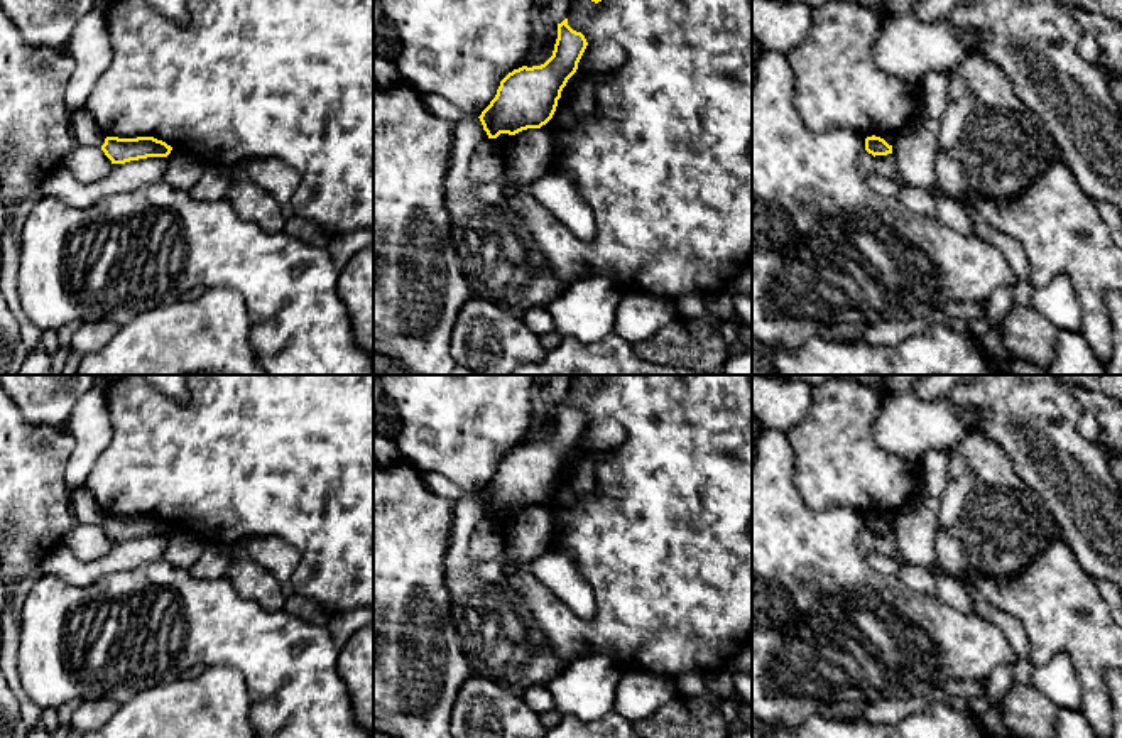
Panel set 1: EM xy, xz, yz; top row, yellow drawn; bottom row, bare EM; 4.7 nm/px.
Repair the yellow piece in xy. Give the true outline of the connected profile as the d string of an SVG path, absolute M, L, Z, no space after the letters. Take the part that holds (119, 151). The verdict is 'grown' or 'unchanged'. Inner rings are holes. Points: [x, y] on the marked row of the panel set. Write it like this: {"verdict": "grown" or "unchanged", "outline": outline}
{"verdict": "unchanged", "outline": "M106 137L105 144L101 145L101 150L112 160L112 164L125 164L130 160L147 157L167 157L172 147L154 137L137 137L137 138Z"}

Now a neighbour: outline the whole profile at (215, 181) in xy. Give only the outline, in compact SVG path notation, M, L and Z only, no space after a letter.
M208 166L201 179L189 189L189 194L199 201L221 199L231 182L231 172L225 167Z

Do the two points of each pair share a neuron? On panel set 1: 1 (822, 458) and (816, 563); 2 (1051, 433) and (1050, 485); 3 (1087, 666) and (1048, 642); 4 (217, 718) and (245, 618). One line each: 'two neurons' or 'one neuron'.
1: two neurons
2: one neuron
3: one neuron
4: two neurons

